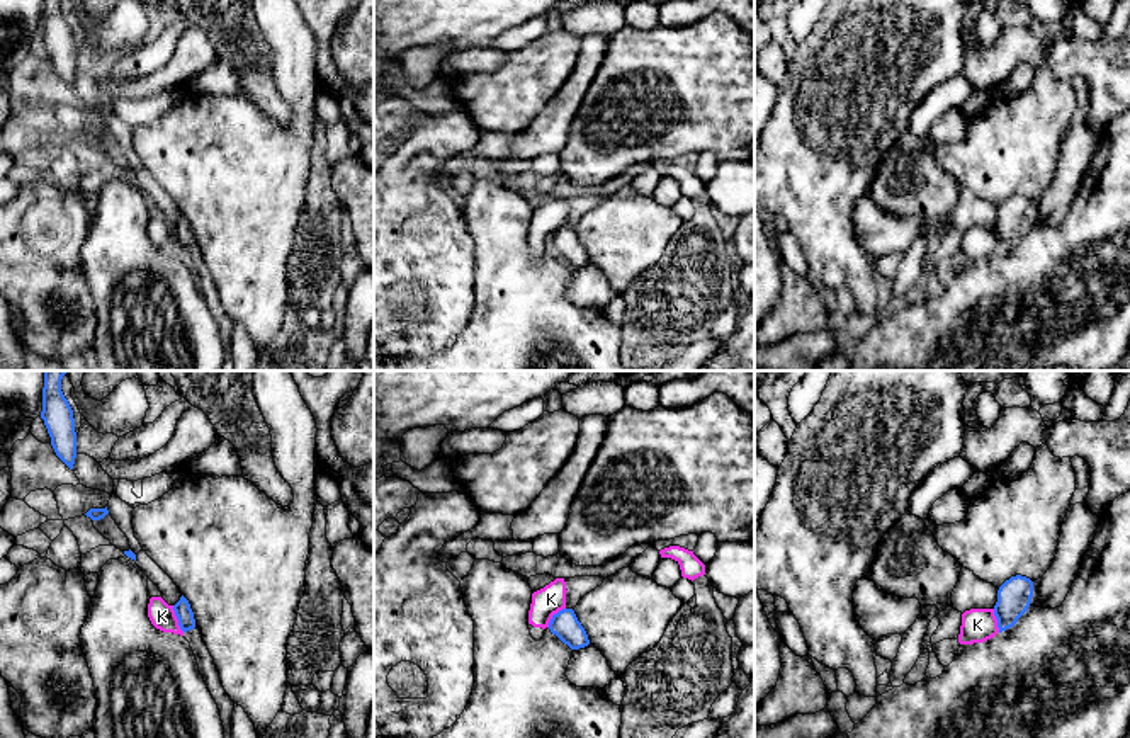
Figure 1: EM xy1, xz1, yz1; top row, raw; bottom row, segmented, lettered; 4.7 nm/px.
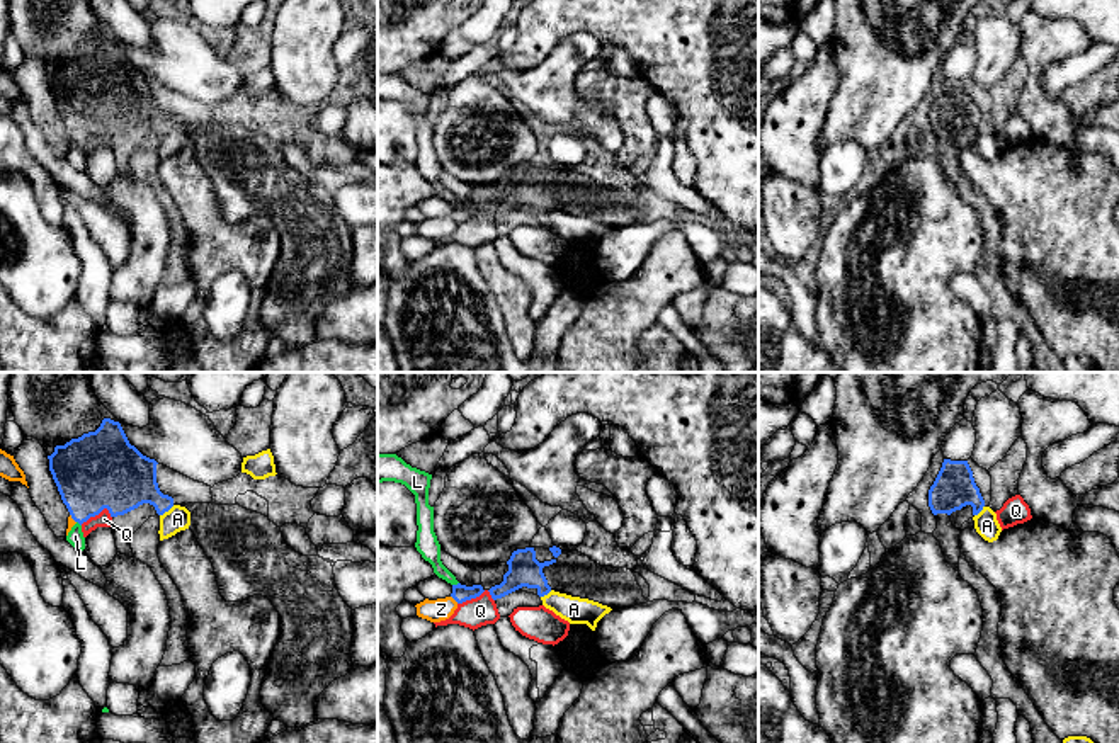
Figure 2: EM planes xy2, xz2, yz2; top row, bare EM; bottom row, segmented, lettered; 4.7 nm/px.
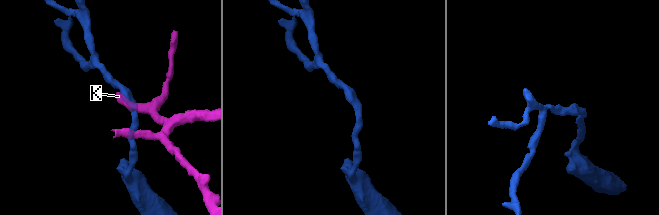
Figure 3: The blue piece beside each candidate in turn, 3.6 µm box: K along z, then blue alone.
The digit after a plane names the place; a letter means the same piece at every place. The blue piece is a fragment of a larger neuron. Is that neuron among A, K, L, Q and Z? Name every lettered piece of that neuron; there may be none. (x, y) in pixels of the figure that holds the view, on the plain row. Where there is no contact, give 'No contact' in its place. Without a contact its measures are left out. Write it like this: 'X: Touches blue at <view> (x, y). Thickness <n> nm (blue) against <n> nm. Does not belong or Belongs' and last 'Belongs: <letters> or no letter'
A: Touches blue at xy2 (167, 130). Thickness 280 nm (blue) against 120 nm. Does not belong
K: Touches blue at xy1 (177, 237). Thickness 80 nm (blue) against 120 nm. Does not belong
L: Touches blue at xz2 (454, 204). Thickness 80 nm (blue) against 110 nm. Does not belong
Q: Touches blue at xz2 (477, 215). Thickness 80 nm (blue) against 140 nm. Does not belong
Z: Touches blue at xz2 (454, 218). Thickness 80 nm (blue) against 110 nm. Does not belong
Belongs: no letter

